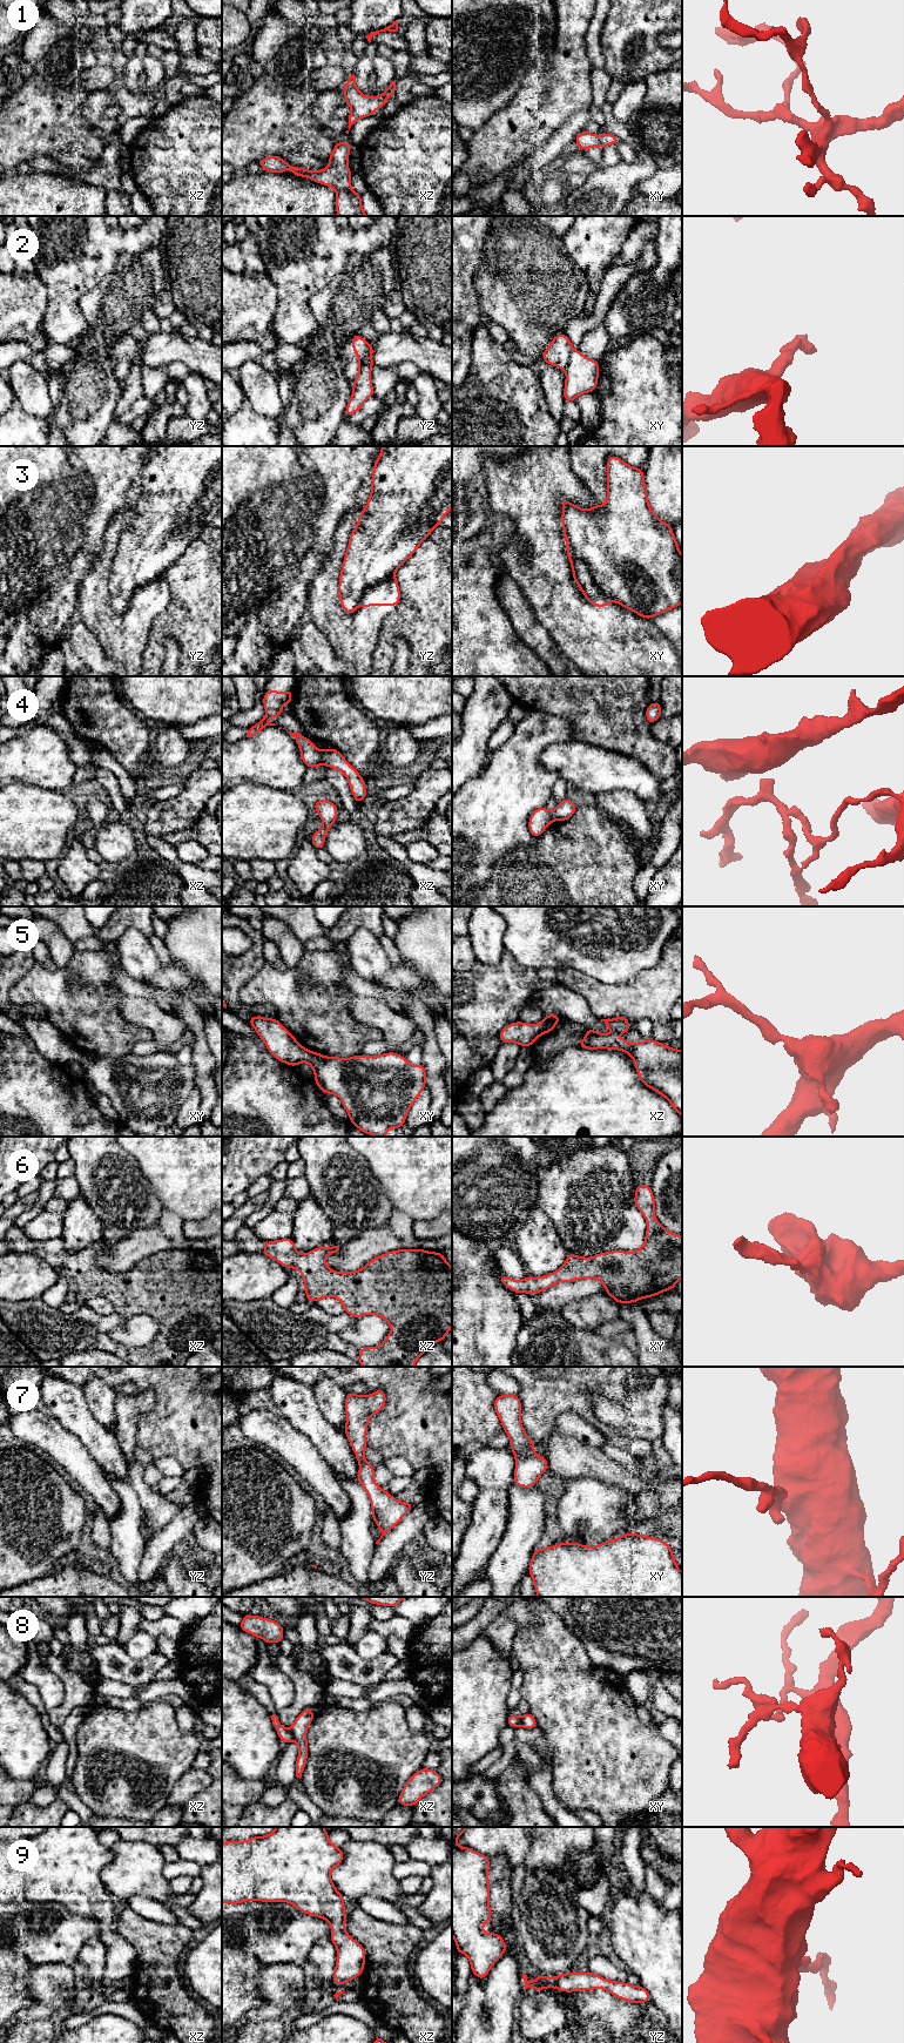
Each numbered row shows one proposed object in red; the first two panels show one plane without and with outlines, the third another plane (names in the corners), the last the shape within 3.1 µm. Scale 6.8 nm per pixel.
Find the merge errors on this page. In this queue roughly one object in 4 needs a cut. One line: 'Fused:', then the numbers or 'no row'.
Fused: 3, 4, 8

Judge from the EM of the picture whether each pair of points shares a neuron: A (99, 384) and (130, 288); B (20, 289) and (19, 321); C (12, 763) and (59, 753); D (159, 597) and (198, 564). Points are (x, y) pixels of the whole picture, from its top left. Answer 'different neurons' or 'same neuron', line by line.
A: same neuron
B: same neuron
C: same neuron
D: different neurons

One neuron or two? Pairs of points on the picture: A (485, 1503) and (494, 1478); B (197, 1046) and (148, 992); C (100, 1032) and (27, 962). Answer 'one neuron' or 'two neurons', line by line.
A: two neurons
B: one neuron
C: two neurons

